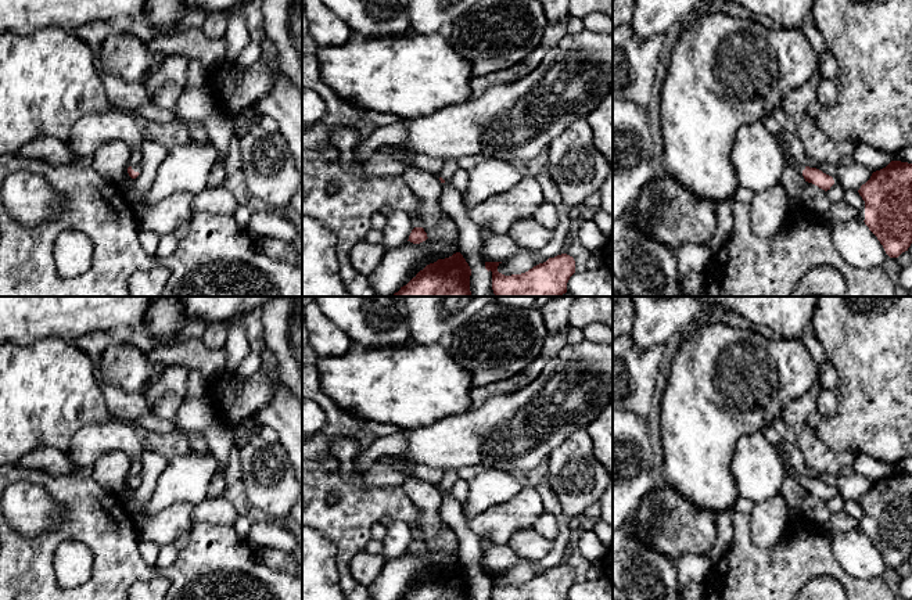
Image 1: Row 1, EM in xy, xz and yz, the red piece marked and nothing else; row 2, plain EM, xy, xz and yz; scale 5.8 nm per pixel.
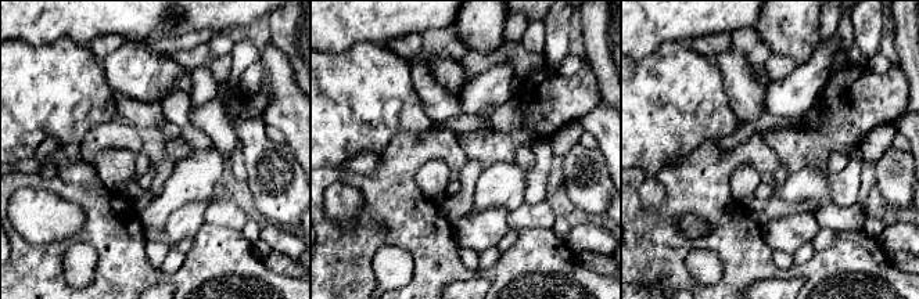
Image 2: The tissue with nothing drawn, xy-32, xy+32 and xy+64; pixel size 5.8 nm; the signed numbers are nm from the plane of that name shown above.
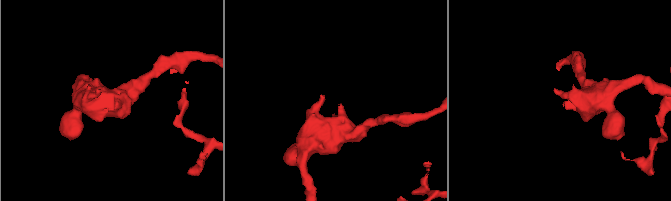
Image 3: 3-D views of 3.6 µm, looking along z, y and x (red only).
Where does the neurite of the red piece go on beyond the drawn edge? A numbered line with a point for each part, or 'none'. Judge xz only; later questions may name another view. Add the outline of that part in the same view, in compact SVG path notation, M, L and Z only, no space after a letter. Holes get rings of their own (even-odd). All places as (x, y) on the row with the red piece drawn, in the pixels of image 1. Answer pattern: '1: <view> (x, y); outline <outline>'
1: xz (449, 166); outline M445 159L441 173L438 175L445 182L450 182L455 172L459 169L459 165L455 159Z

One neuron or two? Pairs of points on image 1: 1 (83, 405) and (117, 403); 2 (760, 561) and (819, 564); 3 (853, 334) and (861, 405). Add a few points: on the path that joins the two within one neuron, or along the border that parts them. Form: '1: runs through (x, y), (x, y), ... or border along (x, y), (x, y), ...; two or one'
1: border along (93, 373), (106, 408), (112, 417); two
2: runs through (775, 567), (804, 564); one
3: runs through (861, 352), (861, 387); one

